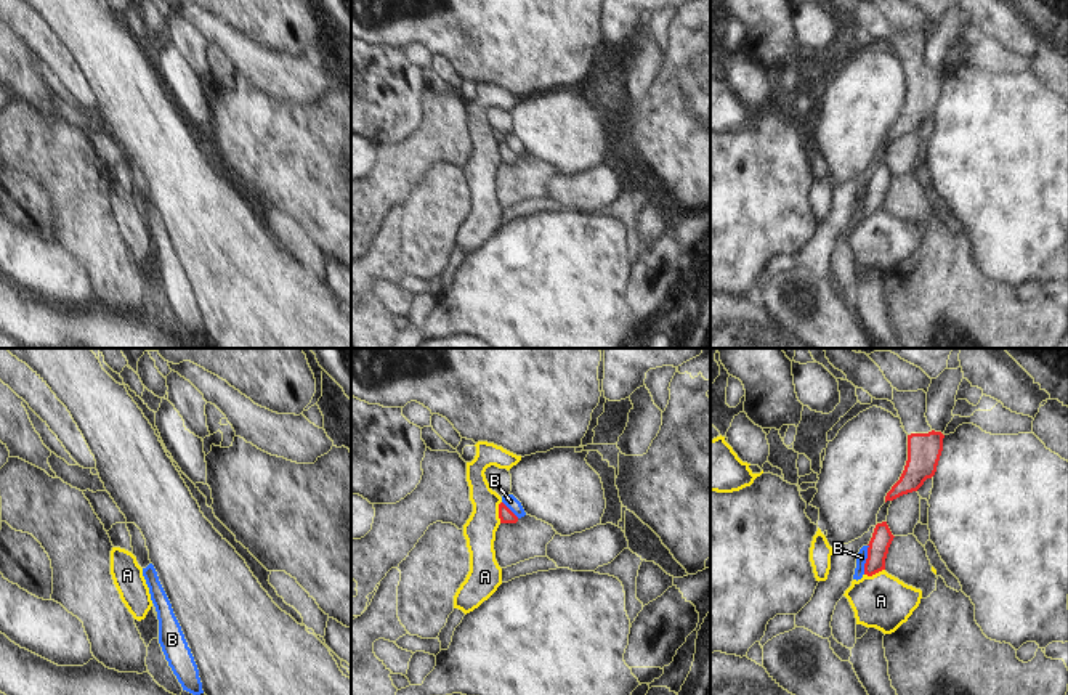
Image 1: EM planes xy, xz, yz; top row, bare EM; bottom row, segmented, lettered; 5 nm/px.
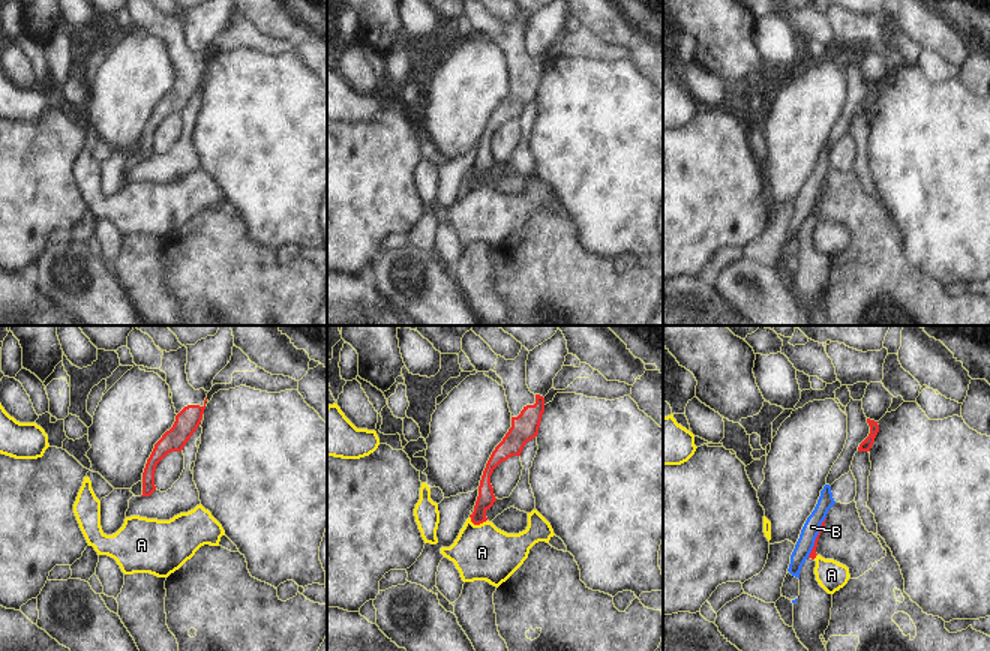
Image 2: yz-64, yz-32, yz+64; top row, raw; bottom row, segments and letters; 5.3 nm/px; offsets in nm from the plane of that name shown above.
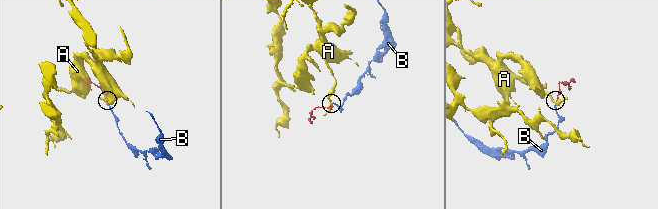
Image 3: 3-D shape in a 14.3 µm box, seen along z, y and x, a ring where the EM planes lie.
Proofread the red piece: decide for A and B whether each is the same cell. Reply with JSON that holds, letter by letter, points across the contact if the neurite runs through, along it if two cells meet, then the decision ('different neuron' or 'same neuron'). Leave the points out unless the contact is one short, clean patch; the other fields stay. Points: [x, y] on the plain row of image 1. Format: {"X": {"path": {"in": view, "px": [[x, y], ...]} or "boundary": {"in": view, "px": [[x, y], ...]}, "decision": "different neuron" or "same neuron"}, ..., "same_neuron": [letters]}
{"A": {"boundary": {"in": "xz", "px": [[501, 142], [499, 162]]}, "decision": "different neuron"}, "B": {"boundary": {"in": "yz", "px": [[868, 185], [863, 214]]}, "decision": "different neuron"}, "same_neuron": []}

